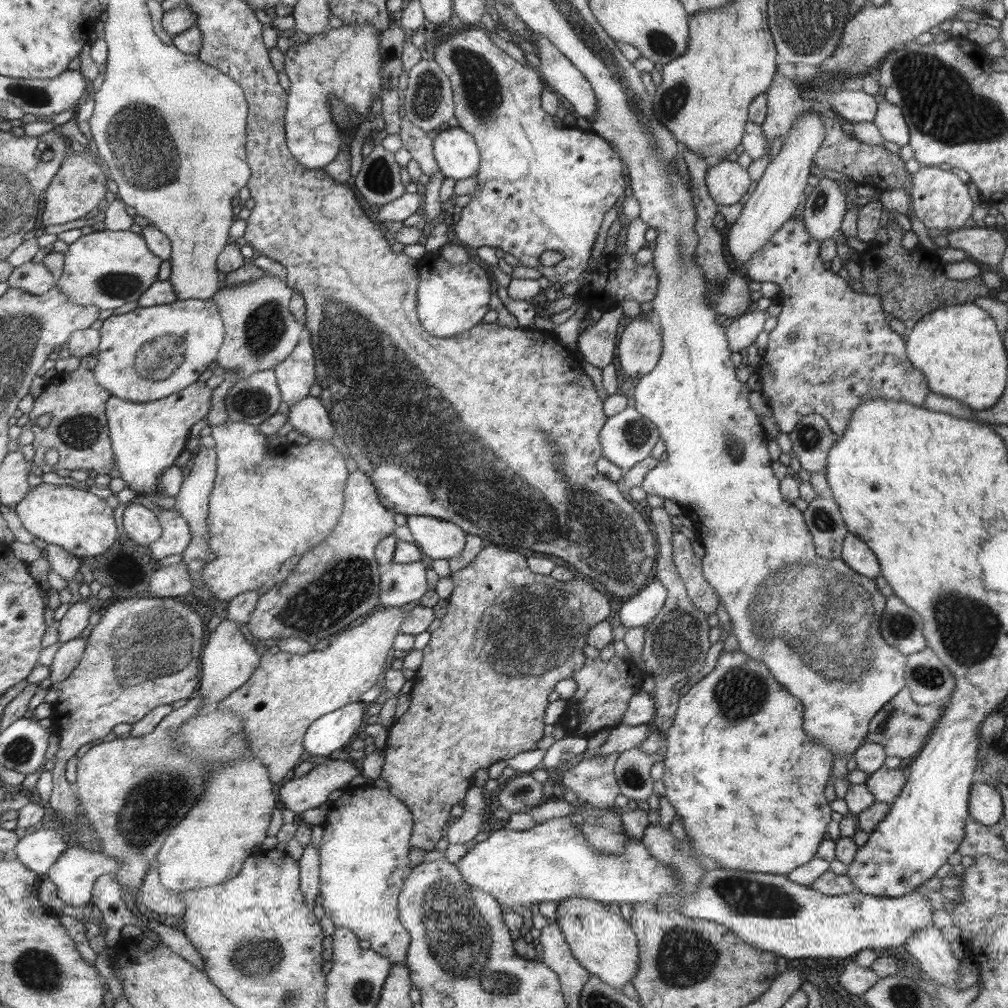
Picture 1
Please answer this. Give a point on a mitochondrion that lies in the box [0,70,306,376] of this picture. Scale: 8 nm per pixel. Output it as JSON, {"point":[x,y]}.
{"point":[140,139]}

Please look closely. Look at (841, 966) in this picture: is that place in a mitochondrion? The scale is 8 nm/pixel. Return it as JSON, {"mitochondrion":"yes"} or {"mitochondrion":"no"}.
{"mitochondrion":"no"}

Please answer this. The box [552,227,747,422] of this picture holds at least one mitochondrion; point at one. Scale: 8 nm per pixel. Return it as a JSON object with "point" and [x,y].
{"point":[719,285]}

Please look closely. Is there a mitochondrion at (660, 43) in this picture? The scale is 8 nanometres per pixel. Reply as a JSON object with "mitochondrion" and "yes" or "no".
{"mitochondrion":"yes"}

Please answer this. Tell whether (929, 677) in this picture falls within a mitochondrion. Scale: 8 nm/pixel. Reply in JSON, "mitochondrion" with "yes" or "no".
{"mitochondrion":"yes"}

